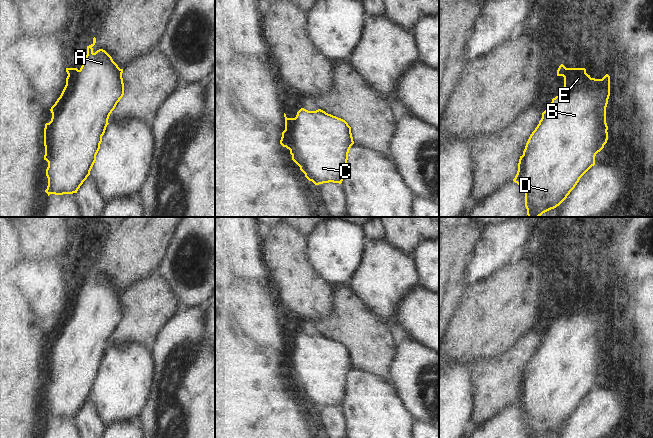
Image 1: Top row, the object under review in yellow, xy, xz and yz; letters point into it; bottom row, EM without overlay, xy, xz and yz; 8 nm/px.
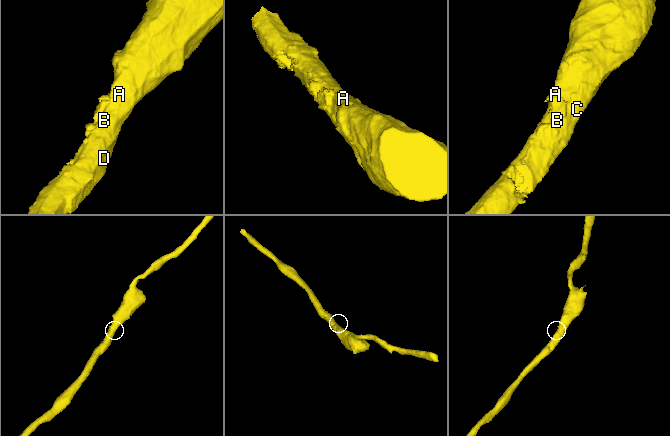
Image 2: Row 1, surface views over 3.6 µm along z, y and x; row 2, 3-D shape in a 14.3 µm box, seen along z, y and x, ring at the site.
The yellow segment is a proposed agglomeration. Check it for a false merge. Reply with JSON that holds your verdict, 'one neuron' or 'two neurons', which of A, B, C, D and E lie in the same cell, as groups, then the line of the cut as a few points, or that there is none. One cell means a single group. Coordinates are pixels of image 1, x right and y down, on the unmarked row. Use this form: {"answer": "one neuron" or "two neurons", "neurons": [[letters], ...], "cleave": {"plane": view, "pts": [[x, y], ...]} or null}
{"answer": "one neuron", "neurons": [["A", "B", "C", "D", "E"]], "cleave": null}

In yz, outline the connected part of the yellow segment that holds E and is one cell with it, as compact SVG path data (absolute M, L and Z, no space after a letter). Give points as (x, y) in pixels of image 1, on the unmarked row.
M561 288L557 300L564 301L564 315L552 323L549 331L530 359L523 379L520 380L518 395L513 403L525 414L527 438L543 438L559 430L575 412L580 402L595 389L595 380L608 364L606 331L610 320L610 300L602 303L591 302L585 292L566 292Z

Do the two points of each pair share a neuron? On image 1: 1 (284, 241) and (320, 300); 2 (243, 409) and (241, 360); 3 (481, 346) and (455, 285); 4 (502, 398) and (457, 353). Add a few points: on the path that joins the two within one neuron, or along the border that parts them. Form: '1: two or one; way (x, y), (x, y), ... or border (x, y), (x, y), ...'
1: one; way (286, 256), (290, 268), (305, 285)
2: one; way (241, 397), (241, 372)
3: two; border (465, 290), (461, 301), (449, 318)
4: two; border (493, 360), (477, 361), (470, 367)

